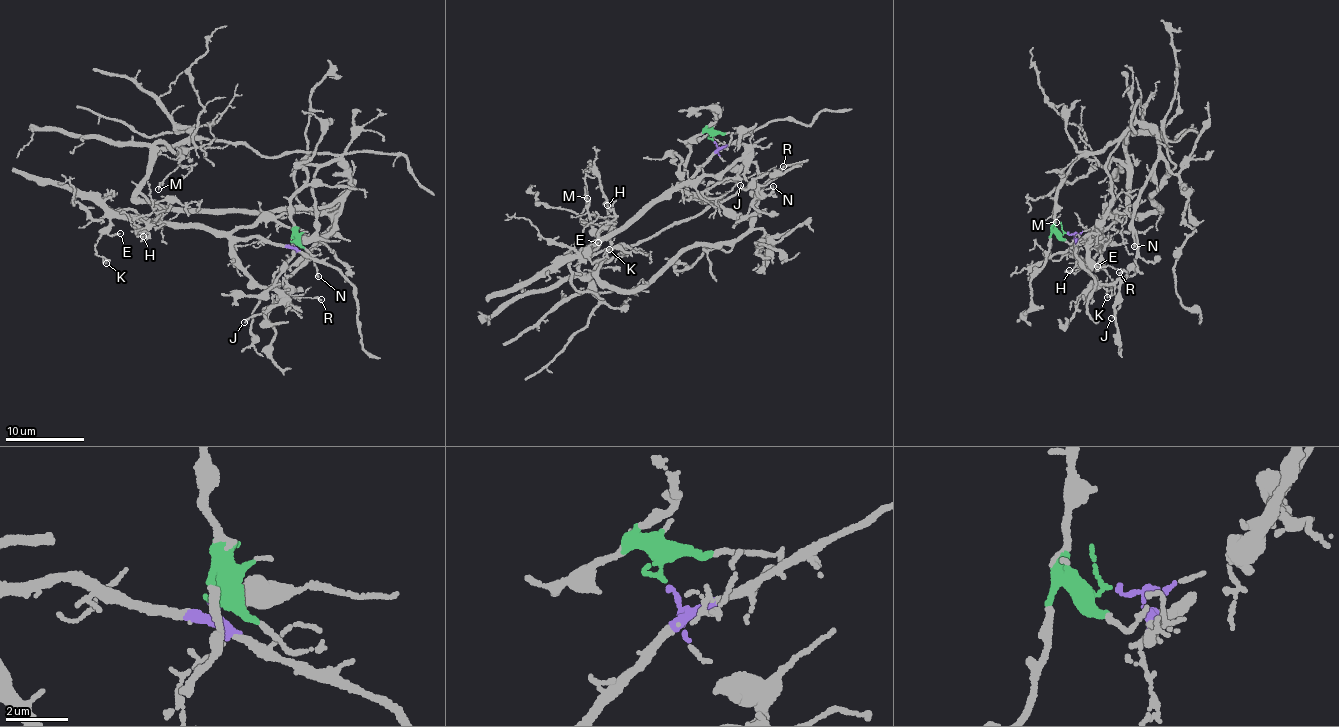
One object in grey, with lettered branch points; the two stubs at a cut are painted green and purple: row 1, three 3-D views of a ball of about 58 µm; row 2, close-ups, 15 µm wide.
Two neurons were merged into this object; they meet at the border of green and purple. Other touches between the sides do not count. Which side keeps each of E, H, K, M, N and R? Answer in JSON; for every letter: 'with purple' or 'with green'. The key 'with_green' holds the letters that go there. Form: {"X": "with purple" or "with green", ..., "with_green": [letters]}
{"E": "with purple", "H": "with purple", "K": "with purple", "M": "with green", "N": "with green", "R": "with green", "with_green": ["M", "N", "R"]}

